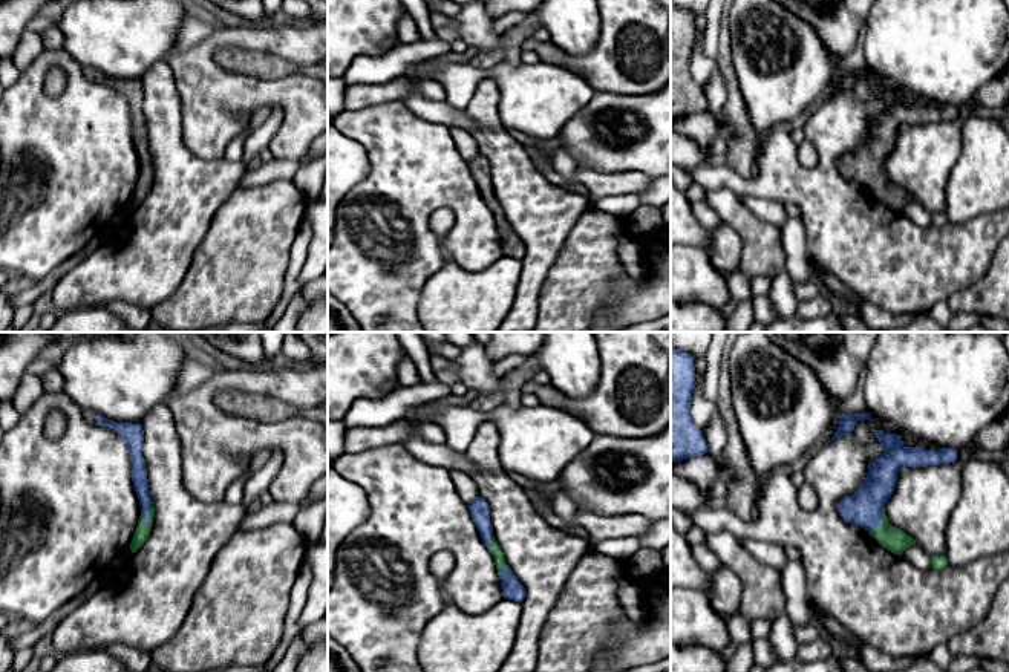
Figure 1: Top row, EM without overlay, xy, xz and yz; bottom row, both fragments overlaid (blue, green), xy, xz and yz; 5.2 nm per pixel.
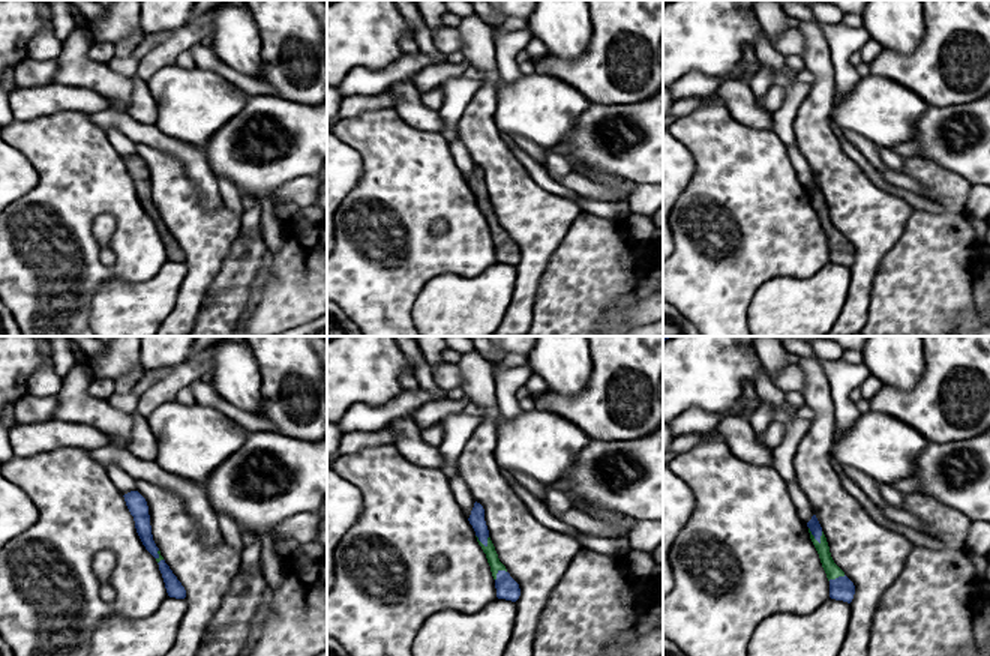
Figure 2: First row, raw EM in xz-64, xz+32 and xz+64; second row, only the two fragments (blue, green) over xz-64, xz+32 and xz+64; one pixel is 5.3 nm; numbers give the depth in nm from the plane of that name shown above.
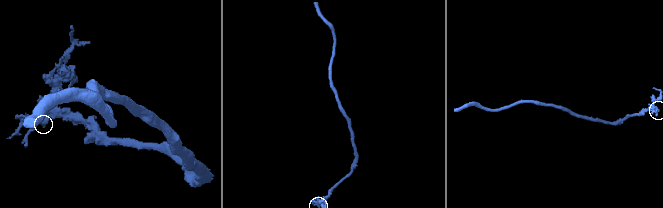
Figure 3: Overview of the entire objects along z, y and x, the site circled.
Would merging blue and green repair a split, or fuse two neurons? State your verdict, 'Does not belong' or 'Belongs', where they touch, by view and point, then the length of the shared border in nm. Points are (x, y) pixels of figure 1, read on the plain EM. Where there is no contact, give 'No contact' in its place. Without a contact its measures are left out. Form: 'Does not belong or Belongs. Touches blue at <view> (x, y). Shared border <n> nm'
Belongs. Touches blue at xy (147, 173). Shared border 130 nm

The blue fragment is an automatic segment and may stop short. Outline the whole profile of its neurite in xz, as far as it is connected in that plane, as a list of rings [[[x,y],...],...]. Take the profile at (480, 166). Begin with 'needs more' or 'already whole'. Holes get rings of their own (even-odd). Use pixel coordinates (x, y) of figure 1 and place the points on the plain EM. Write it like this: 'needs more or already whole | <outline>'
needs more | [[[478,153],[469,165],[482,199],[485,201],[487,207],[491,210],[495,216],[504,256],[522,260],[527,253],[527,248],[524,242],[518,237],[518,234],[510,228],[504,210],[501,208],[501,204],[498,202],[493,193],[488,161]]]

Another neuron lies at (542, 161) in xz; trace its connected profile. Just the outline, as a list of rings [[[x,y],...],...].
[[[524,145],[528,156],[537,167],[537,170],[542,173],[542,176],[557,187],[565,187],[565,179],[554,170],[553,162],[550,159],[550,155],[545,155],[539,147],[536,145]]]

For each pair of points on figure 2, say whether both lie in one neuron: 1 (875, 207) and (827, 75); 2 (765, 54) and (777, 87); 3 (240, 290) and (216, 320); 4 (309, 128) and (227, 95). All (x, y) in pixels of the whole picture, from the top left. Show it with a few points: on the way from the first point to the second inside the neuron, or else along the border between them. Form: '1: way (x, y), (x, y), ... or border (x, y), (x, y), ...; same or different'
1: way (842, 174), (827, 159), (821, 147), (821, 108); same
2: way (773, 62), (777, 68), (779, 80); same
3: way (233, 297), (221, 312); same
4: border (248, 96), (243, 107), (221, 128); different

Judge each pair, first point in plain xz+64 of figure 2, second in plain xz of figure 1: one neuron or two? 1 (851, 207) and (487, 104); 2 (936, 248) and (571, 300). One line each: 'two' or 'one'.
1: one
2: one

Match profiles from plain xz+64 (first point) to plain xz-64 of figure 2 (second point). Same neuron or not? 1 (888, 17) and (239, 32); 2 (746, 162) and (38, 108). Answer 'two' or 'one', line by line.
1: one
2: two

